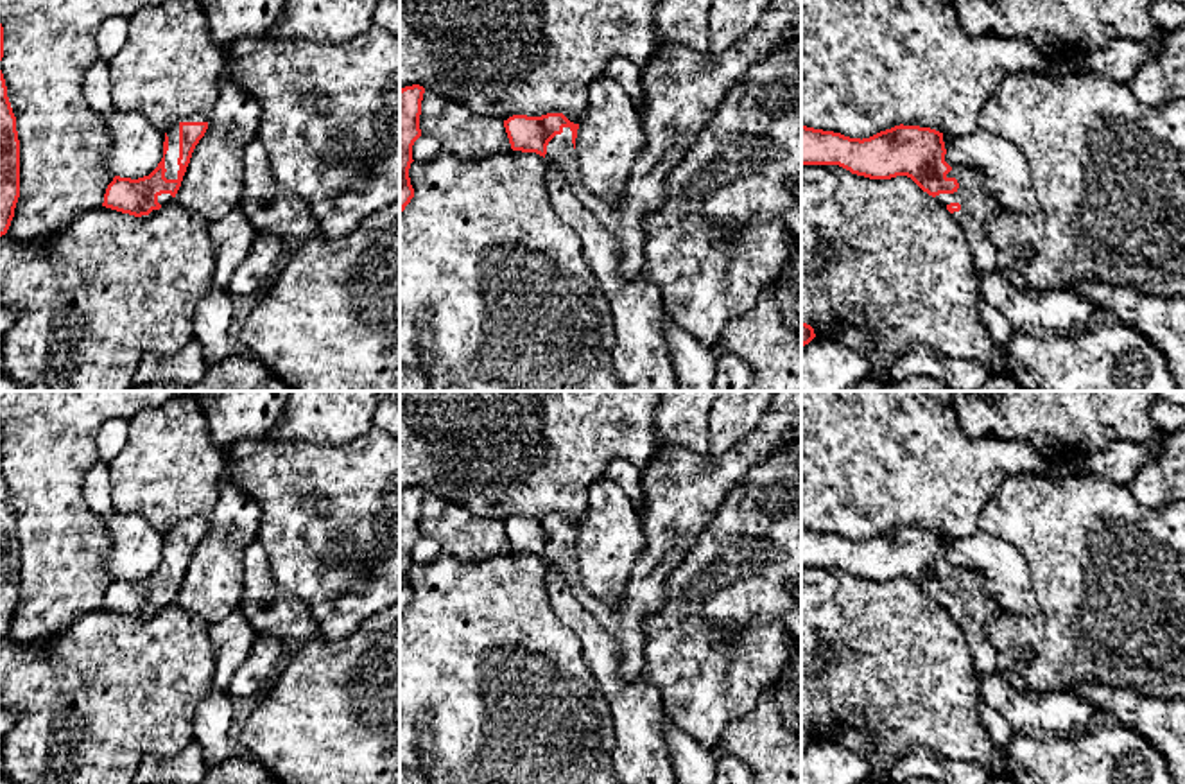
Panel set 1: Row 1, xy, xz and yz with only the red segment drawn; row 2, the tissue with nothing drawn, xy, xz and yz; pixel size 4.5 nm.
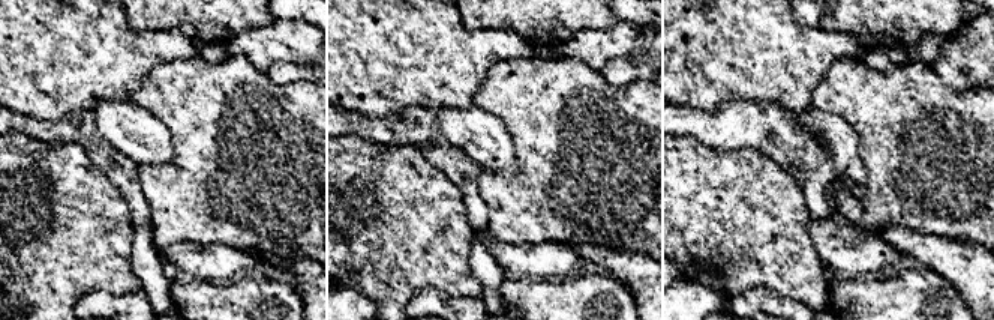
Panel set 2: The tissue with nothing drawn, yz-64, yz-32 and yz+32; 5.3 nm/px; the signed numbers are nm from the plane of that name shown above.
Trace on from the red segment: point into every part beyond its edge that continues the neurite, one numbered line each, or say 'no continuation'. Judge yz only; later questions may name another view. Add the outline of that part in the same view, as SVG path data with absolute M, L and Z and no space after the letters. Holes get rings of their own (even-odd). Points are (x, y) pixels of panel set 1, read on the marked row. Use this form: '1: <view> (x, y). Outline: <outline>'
1: yz (977, 207). Outline: M947 156L945 161L952 167L952 170L947 174L947 178L956 178L959 183L959 188L954 194L939 194L936 196L938 201L941 201L945 206L950 203L959 203L961 210L954 212L952 215L957 219L957 222L963 226L964 235L968 239L970 253L973 258L973 267L977 273L982 271L993 271L997 269L997 248L990 240L988 233L988 221L1002 210L1002 206L981 187L981 174L972 169L957 169L954 167Z

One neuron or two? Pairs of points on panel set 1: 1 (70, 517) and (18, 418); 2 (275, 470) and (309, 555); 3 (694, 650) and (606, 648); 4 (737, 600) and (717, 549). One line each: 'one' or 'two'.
1: one
2: one
3: two
4: one

